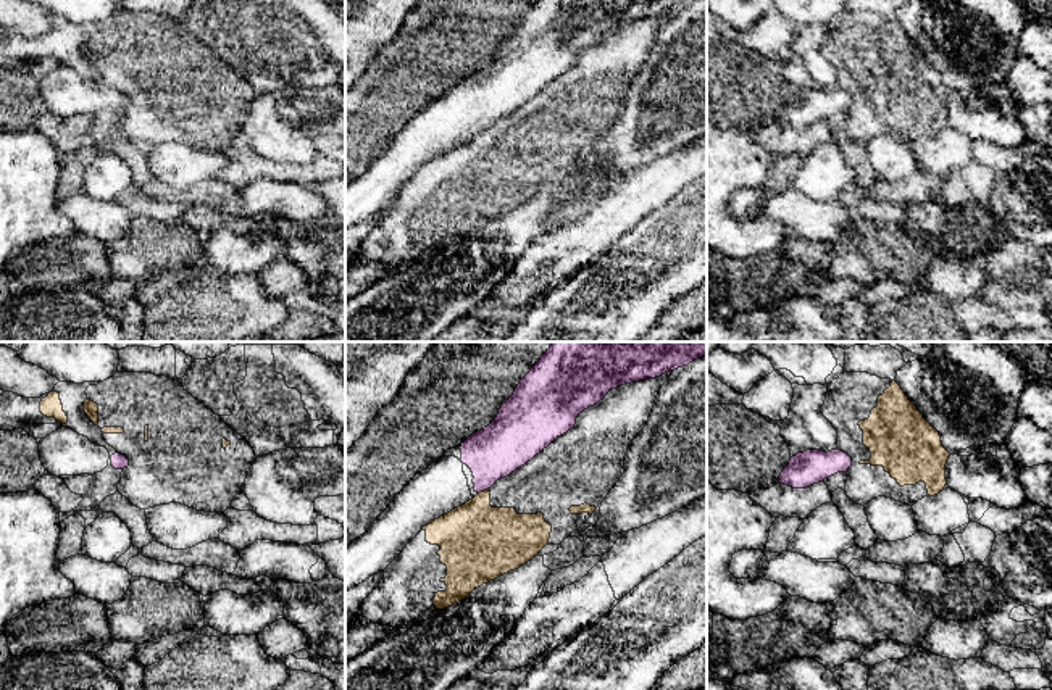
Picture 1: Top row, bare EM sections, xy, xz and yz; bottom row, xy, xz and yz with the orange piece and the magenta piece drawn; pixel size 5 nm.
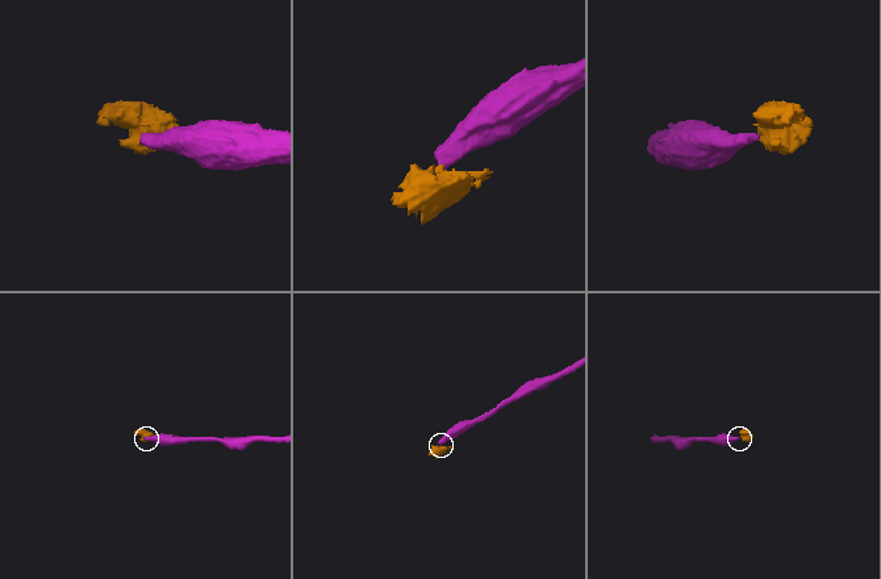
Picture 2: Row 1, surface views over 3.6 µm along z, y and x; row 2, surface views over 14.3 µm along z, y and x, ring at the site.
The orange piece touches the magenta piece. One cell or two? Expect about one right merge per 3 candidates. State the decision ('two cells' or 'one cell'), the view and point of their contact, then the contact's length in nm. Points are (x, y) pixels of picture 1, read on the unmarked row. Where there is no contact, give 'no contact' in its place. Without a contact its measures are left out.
two cells; meets orange in xz at (484, 129); contact 70 nm long

